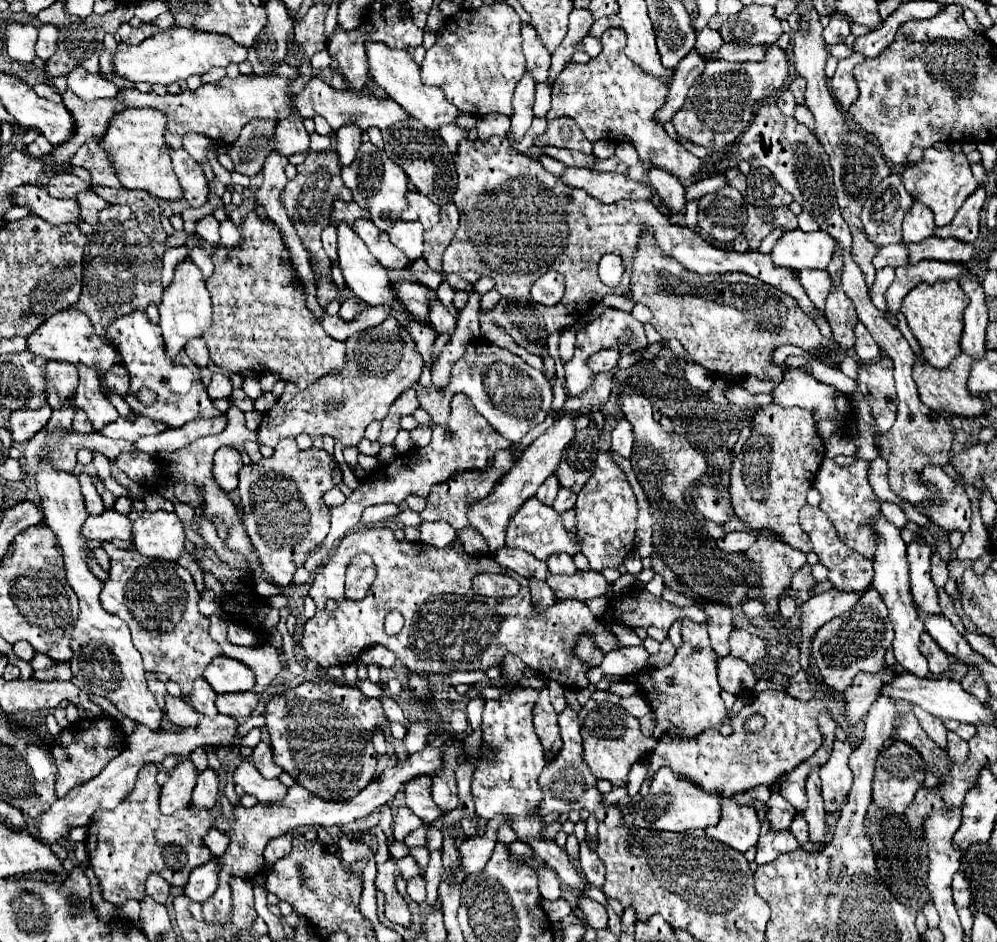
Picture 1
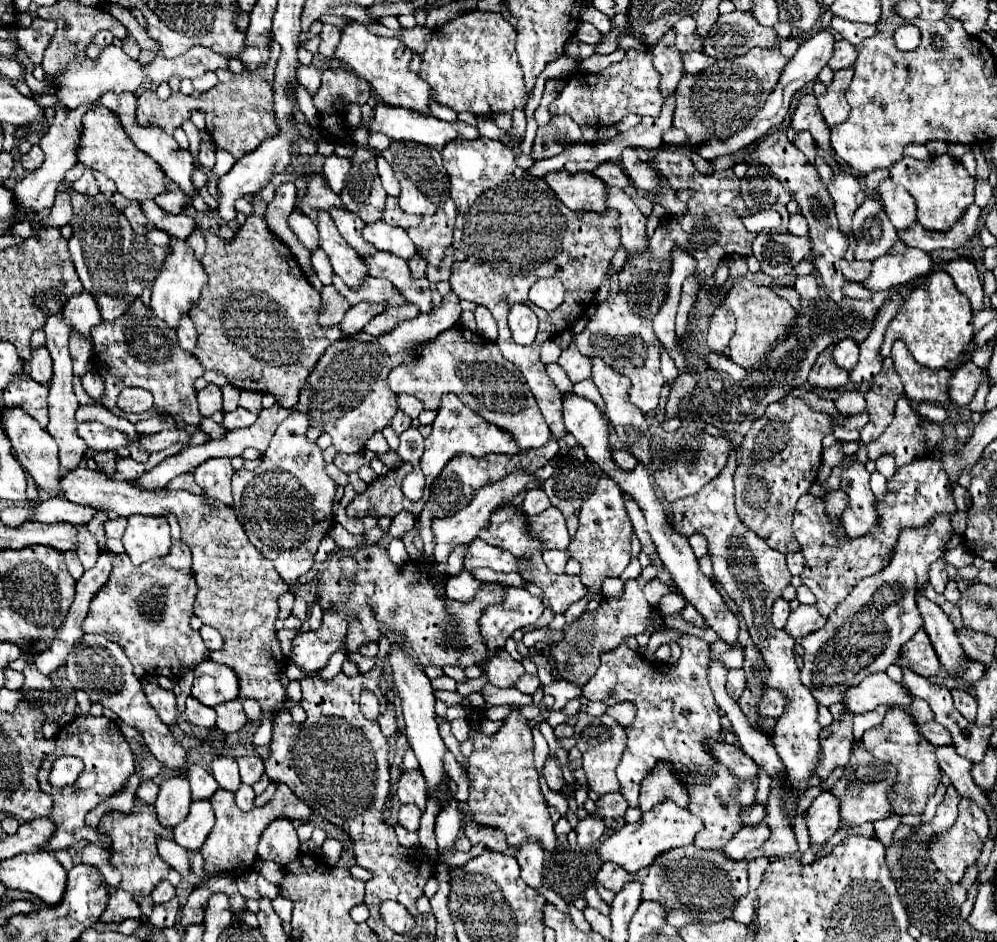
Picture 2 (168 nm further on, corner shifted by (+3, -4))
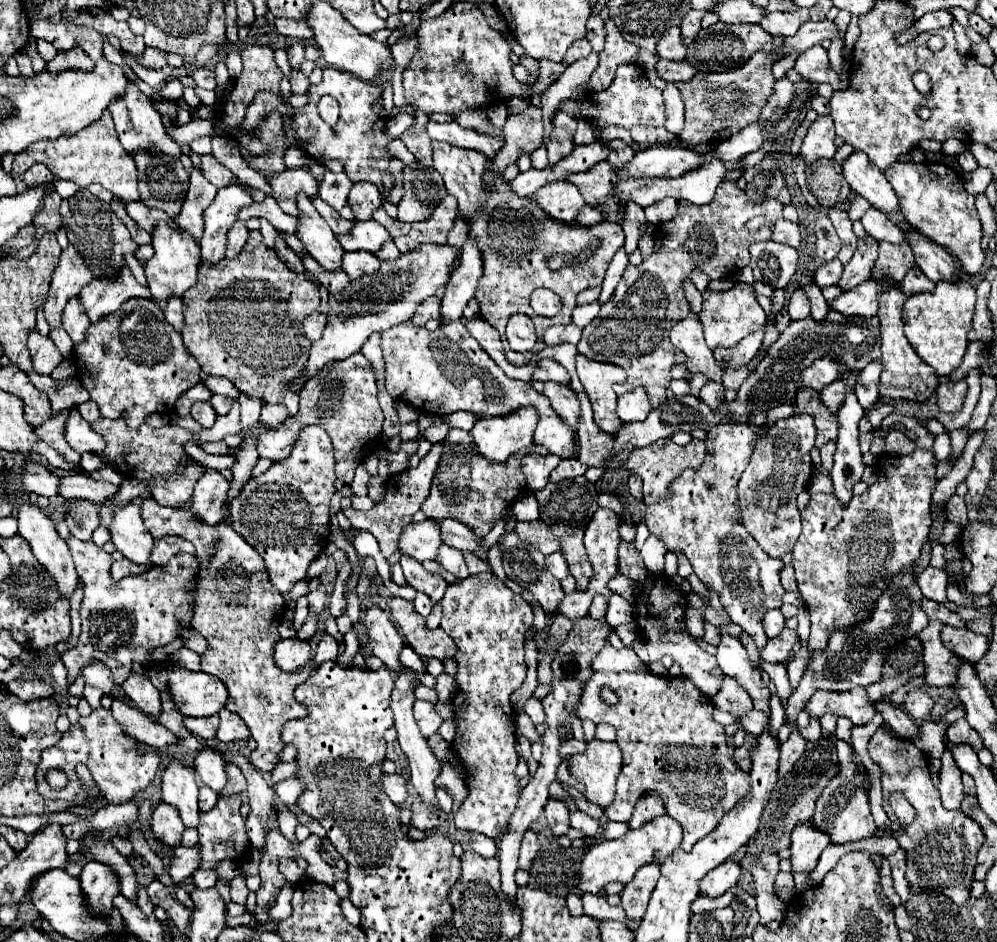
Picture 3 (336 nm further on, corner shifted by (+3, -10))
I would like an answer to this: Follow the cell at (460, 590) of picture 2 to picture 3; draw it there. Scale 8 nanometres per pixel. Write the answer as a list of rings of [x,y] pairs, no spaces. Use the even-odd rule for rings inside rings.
[[[478,573],[470,575],[454,585],[448,585],[444,599],[442,599],[442,621],[440,629],[446,631],[458,651],[454,655],[456,661],[456,693],[452,697],[454,707],[454,723],[456,723],[456,735],[452,741],[452,749],[456,751],[458,759],[462,759],[462,767],[466,773],[466,787],[468,797],[460,805],[460,809],[454,815],[454,825],[458,829],[478,831],[490,839],[496,839],[504,833],[504,827],[508,825],[508,819],[516,807],[516,799],[520,799],[518,789],[518,777],[514,775],[514,769],[518,765],[518,753],[514,747],[516,741],[516,727],[512,719],[512,705],[510,695],[520,687],[524,675],[526,675],[526,663],[524,663],[524,633],[532,625],[534,613],[530,605],[522,599],[522,595],[510,591],[494,573]]]

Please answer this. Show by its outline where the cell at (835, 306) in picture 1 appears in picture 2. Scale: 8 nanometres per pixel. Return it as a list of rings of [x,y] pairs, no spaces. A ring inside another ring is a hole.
[[[838,341],[828,345],[828,349],[818,355],[818,359],[808,375],[810,387],[836,389],[836,387],[844,387],[848,383],[848,371],[844,371],[844,367],[840,367],[832,361],[836,347],[838,347]]]

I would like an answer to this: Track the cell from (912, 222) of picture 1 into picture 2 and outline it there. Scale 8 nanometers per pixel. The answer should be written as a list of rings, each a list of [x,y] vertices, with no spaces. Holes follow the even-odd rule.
[[[886,179],[878,187],[878,195],[884,201],[884,211],[888,213],[892,225],[896,229],[908,229],[916,223],[916,203],[912,195],[898,185],[892,185],[890,179]]]

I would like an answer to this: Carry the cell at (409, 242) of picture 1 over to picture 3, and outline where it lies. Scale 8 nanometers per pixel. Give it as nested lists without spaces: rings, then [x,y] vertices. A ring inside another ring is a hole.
[[[374,219],[356,221],[350,233],[338,237],[344,251],[370,251],[370,253],[376,253],[388,239],[390,239],[388,231],[384,231],[384,227],[380,227],[380,223],[376,223]]]

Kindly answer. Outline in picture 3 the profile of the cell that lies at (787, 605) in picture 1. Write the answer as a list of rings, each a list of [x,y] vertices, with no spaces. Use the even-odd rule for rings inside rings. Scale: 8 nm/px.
[[[780,609],[766,611],[762,617],[762,627],[764,627],[764,633],[768,639],[774,639],[784,629],[784,623],[786,623],[786,619],[782,617]]]

